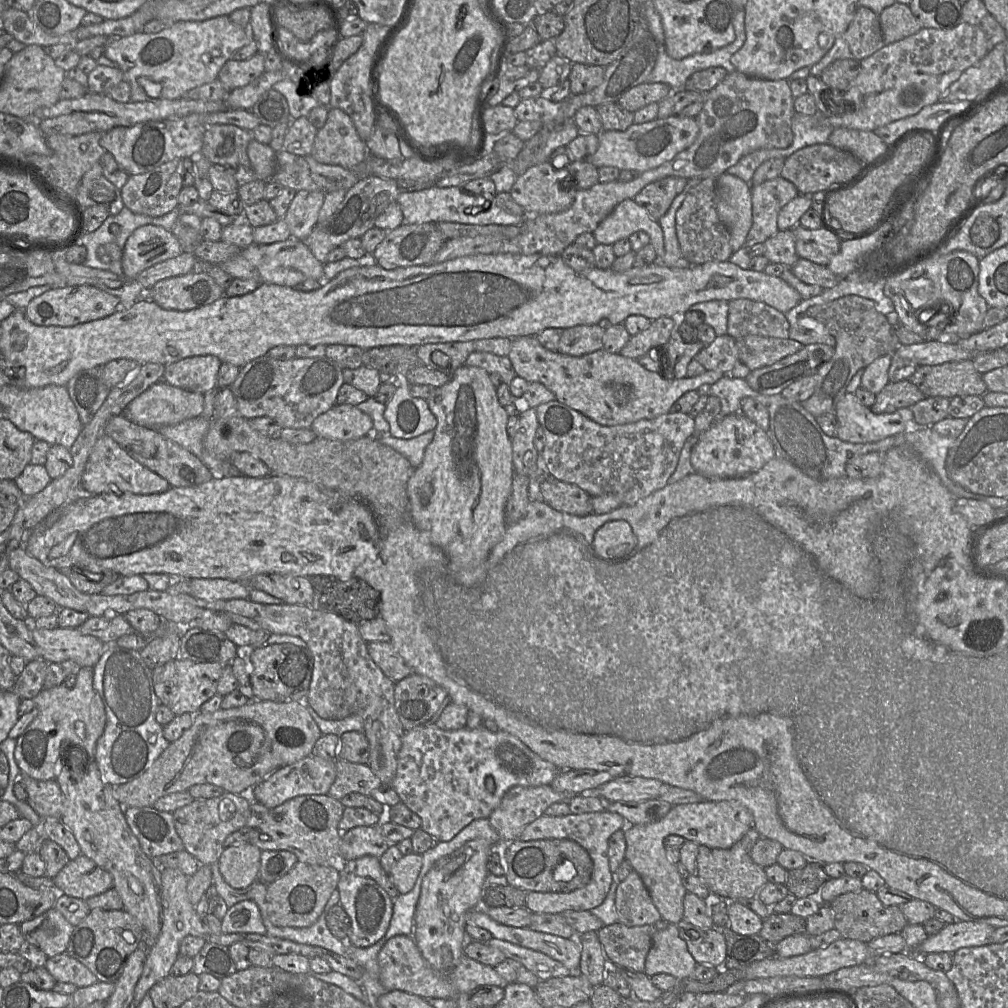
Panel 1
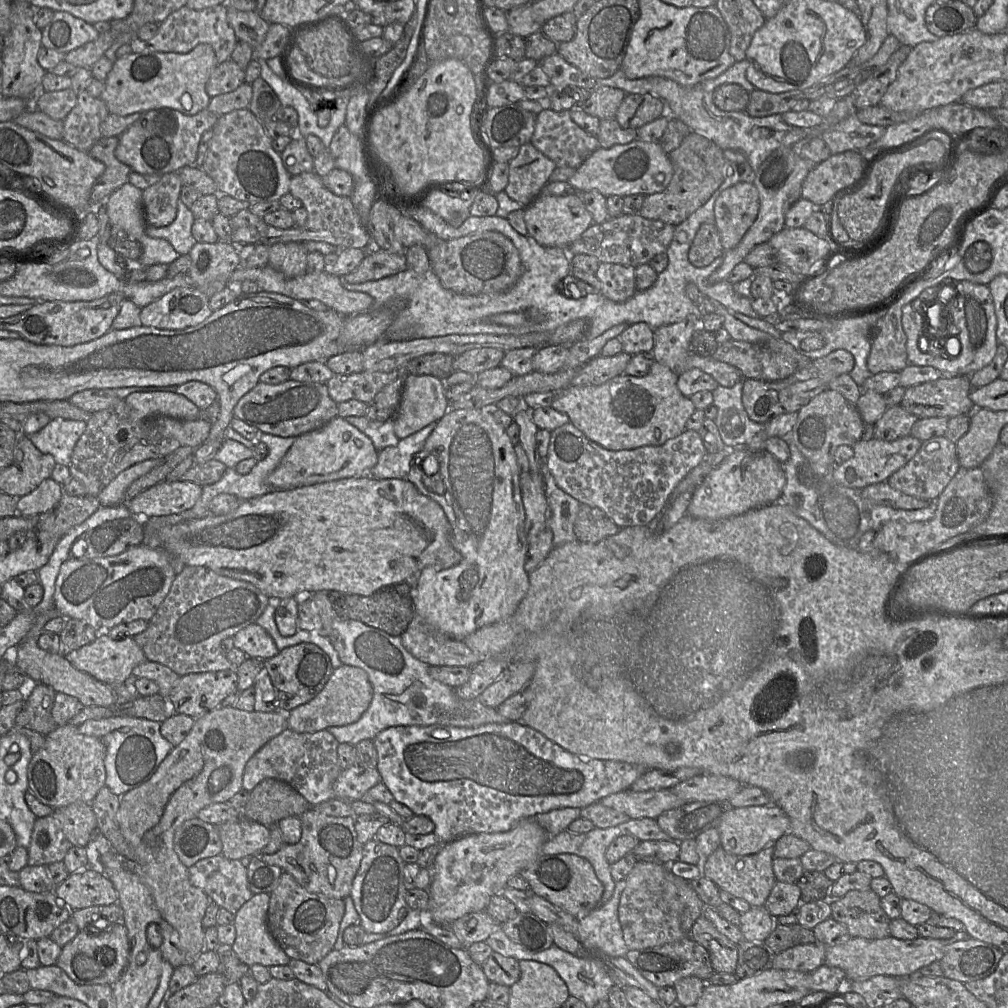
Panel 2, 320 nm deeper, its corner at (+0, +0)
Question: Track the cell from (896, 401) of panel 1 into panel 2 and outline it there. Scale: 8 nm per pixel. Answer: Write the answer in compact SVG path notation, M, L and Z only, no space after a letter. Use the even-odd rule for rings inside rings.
M901 405L888 407L874 424L874 437L893 441L910 435L911 428L917 419Z

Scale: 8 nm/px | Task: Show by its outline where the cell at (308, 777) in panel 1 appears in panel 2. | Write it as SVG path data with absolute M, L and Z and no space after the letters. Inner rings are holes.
M353 765L344 769L333 784L335 798L348 802L363 799L367 791L382 782L376 768Z

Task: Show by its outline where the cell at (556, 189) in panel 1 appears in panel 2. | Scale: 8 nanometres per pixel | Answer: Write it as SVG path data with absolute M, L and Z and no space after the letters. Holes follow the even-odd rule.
M546 186L534 202L525 207L524 220L528 235L537 243L547 247L561 248L567 248L593 224L592 215L586 209L577 191L574 194L557 196L548 193Z

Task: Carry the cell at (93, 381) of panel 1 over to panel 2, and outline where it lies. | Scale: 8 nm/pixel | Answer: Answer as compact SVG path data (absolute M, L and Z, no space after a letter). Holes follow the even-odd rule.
M65 486L62 488L63 494L58 504L39 515L35 536L40 542L60 540L71 528L95 513L101 505L97 497L71 496L65 491Z

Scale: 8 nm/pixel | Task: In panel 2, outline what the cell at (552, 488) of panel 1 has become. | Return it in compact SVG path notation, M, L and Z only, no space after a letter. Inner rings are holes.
M581 503L574 523L578 541L597 543L618 533L619 530L620 528L603 510Z

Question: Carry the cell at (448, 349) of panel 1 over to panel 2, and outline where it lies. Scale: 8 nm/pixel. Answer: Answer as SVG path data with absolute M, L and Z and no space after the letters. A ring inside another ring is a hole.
M494 347L470 349L454 358L454 371L462 371L474 376L501 365L505 352Z

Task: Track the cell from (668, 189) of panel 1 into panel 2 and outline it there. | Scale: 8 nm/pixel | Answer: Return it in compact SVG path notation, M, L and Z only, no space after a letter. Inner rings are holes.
M690 132L681 144L668 154L673 166L672 178L665 190L646 195L639 215L676 226L704 205L724 179L724 151L711 140Z

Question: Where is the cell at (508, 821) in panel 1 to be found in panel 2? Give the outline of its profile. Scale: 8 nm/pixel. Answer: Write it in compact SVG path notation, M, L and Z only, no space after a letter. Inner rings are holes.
M670 789L632 791L626 790L602 798L599 803L624 813L630 819L653 818L686 803Z

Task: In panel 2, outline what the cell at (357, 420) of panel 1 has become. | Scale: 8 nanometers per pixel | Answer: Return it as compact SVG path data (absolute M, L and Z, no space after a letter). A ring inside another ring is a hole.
M335 417L320 428L295 438L294 443L267 478L272 491L292 490L304 486L362 477L376 465L378 451L371 440L344 418Z

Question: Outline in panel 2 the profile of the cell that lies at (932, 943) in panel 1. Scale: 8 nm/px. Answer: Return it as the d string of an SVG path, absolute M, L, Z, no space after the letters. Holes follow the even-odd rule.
M965 932L965 934L956 934L949 940L936 940L920 936L912 940L901 940L891 936L877 940L851 938L839 945L826 946L824 964L843 970L846 975L846 984L864 981L877 975L906 978L912 974L919 974L923 967L940 961L950 943L967 937Z

